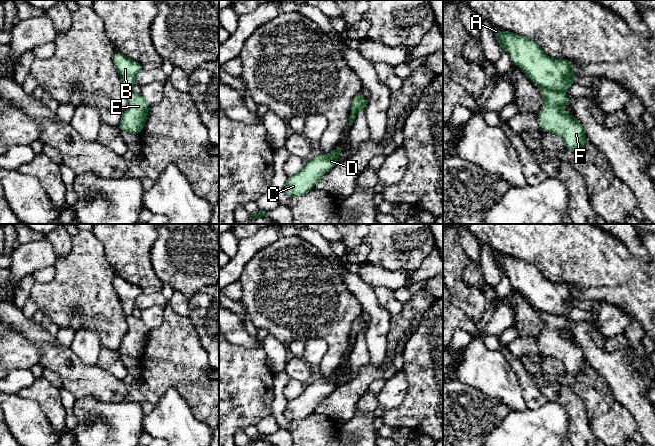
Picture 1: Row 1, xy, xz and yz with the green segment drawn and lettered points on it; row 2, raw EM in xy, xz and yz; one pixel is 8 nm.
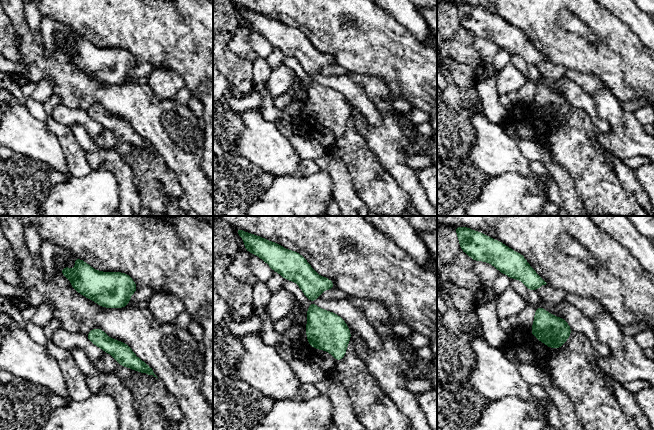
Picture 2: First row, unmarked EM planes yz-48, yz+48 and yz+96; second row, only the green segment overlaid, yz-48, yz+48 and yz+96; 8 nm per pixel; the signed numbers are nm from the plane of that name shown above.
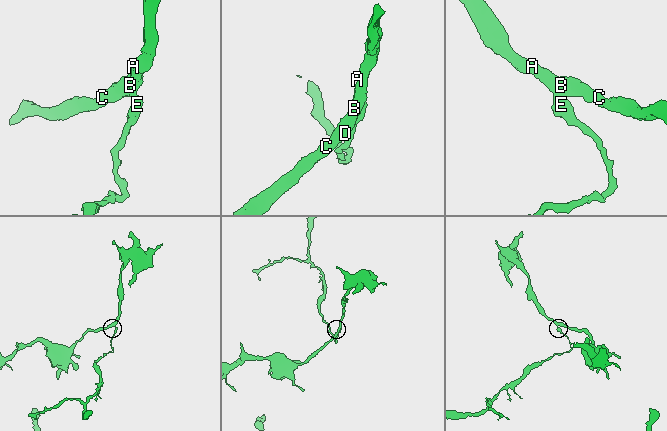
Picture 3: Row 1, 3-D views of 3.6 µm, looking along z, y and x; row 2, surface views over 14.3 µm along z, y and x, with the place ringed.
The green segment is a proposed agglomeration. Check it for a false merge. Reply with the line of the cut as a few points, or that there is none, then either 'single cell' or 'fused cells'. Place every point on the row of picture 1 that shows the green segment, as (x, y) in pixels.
yz (541, 87), (562, 92) | fused cells

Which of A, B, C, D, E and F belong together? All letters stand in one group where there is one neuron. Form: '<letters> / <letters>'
A B C D / E F

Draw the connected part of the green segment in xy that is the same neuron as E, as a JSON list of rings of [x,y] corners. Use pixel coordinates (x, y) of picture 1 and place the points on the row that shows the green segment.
[[[127,92],[128,107],[118,125],[120,131],[141,134],[148,116],[149,104],[142,94]]]

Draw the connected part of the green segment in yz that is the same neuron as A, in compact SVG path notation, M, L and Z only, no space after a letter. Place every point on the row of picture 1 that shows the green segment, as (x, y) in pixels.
M494 27L493 34L500 47L510 56L512 64L520 67L528 78L541 88L563 92L575 83L574 78L577 75L572 71L574 65L572 60L550 58L534 40L508 30L501 34L500 28Z

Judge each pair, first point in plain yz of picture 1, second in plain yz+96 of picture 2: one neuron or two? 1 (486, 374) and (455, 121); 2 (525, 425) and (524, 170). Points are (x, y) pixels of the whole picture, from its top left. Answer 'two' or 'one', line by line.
1: two
2: two

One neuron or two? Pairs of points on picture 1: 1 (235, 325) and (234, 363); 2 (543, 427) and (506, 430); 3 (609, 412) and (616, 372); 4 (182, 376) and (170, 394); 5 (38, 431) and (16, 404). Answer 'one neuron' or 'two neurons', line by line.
1: two neurons
2: one neuron
3: two neurons
4: two neurons
5: one neuron

